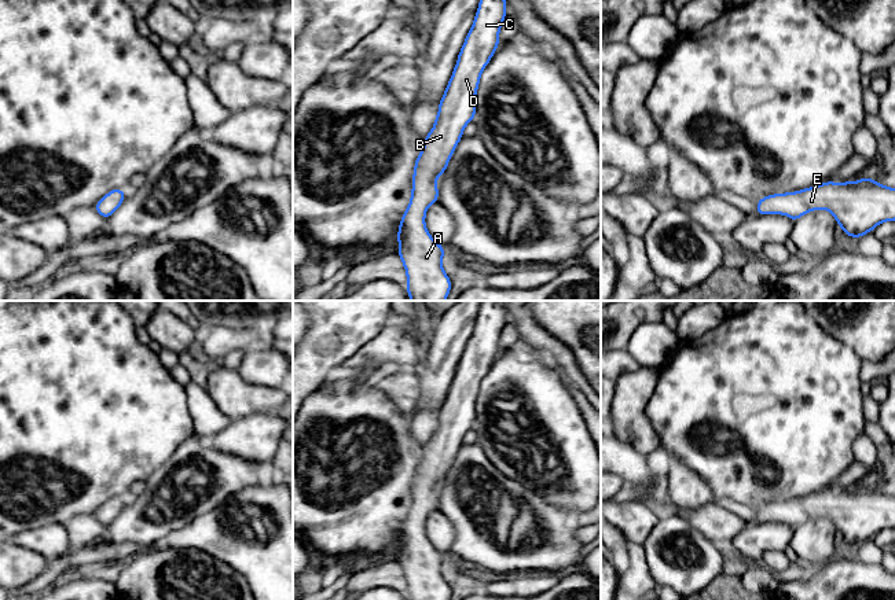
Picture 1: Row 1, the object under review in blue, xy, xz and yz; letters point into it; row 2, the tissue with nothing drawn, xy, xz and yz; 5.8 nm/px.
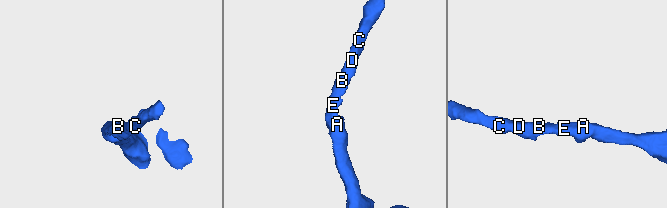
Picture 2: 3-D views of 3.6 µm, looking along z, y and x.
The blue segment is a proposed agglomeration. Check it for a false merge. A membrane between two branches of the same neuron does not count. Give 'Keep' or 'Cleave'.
Keep

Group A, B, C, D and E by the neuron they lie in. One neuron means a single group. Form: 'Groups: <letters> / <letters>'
Groups: A B C D E

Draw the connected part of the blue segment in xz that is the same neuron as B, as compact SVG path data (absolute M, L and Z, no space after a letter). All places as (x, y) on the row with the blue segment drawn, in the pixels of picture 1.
M480 0L439 103L434 126L425 136L423 150L415 159L411 199L396 238L411 301L445 301L451 291L451 280L441 266L444 246L428 232L425 216L428 207L439 200L439 187L433 181L447 169L465 126L476 117L478 82L500 44L499 30L505 18L506 0Z

